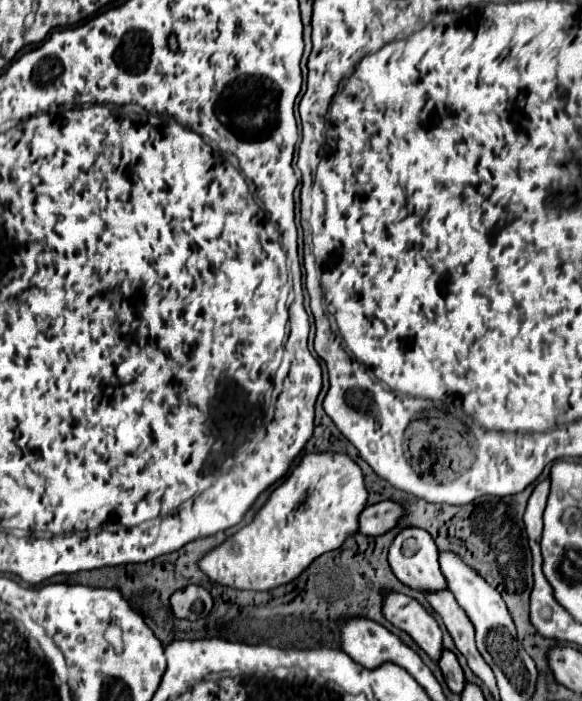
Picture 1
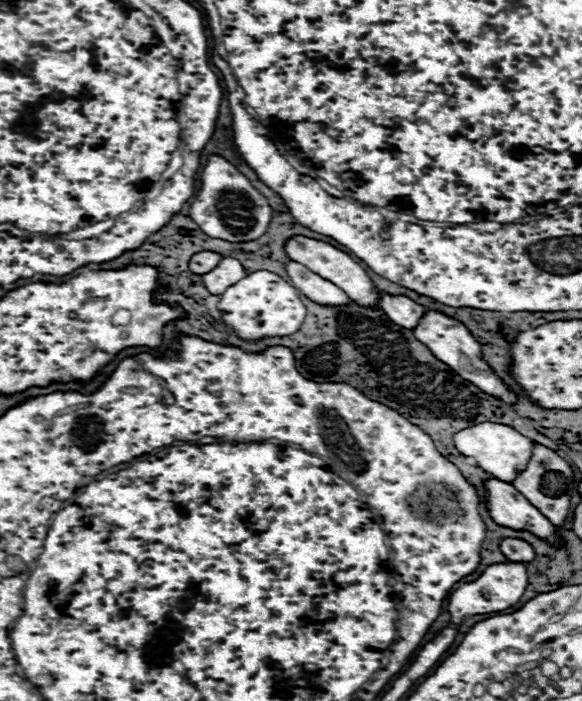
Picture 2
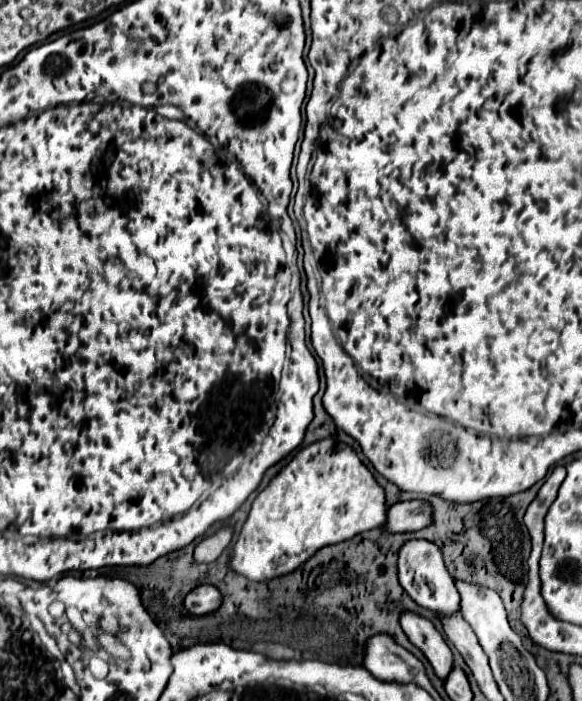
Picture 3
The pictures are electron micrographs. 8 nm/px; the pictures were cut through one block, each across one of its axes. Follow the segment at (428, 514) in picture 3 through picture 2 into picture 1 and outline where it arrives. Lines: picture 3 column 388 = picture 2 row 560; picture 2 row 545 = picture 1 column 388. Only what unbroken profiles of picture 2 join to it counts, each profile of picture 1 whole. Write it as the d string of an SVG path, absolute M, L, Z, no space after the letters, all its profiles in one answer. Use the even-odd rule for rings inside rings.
M378 502L378 504L370 504L364 508L364 512L360 514L358 520L358 534L364 536L378 536L388 532L390 528L394 528L394 524L398 522L398 518L404 514L404 510L400 508L400 504L396 502Z

